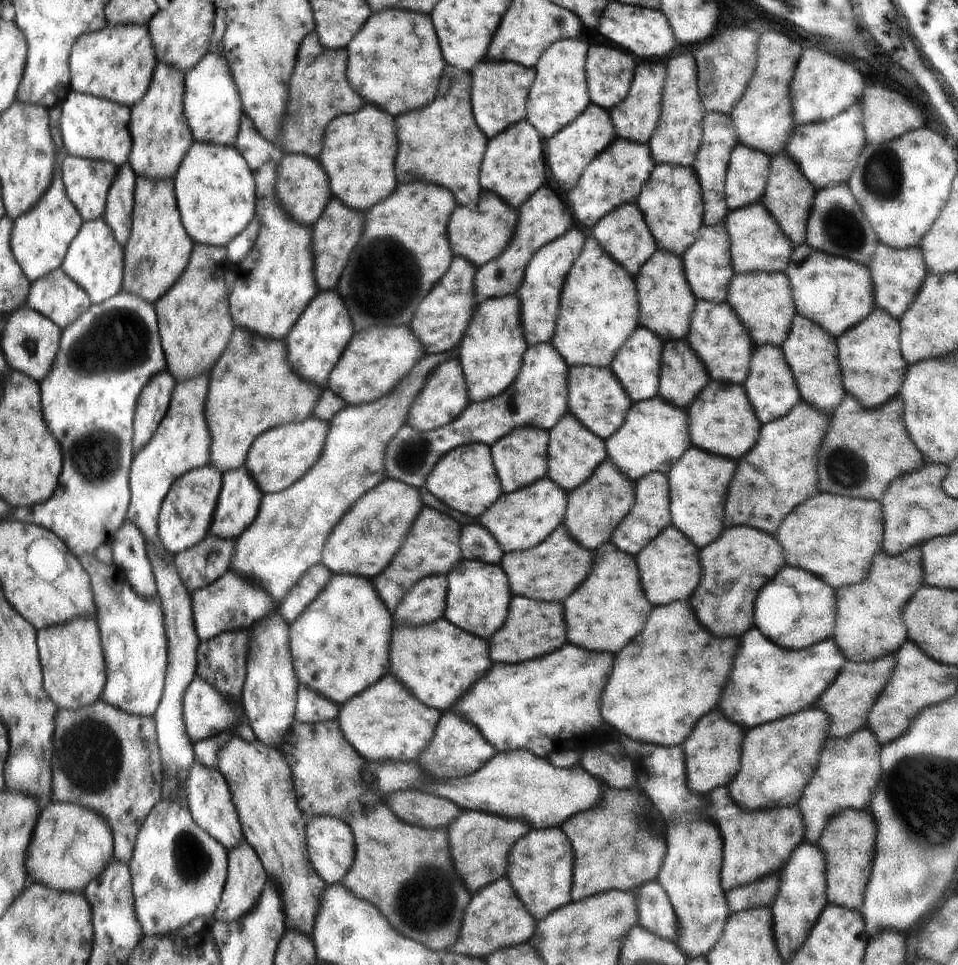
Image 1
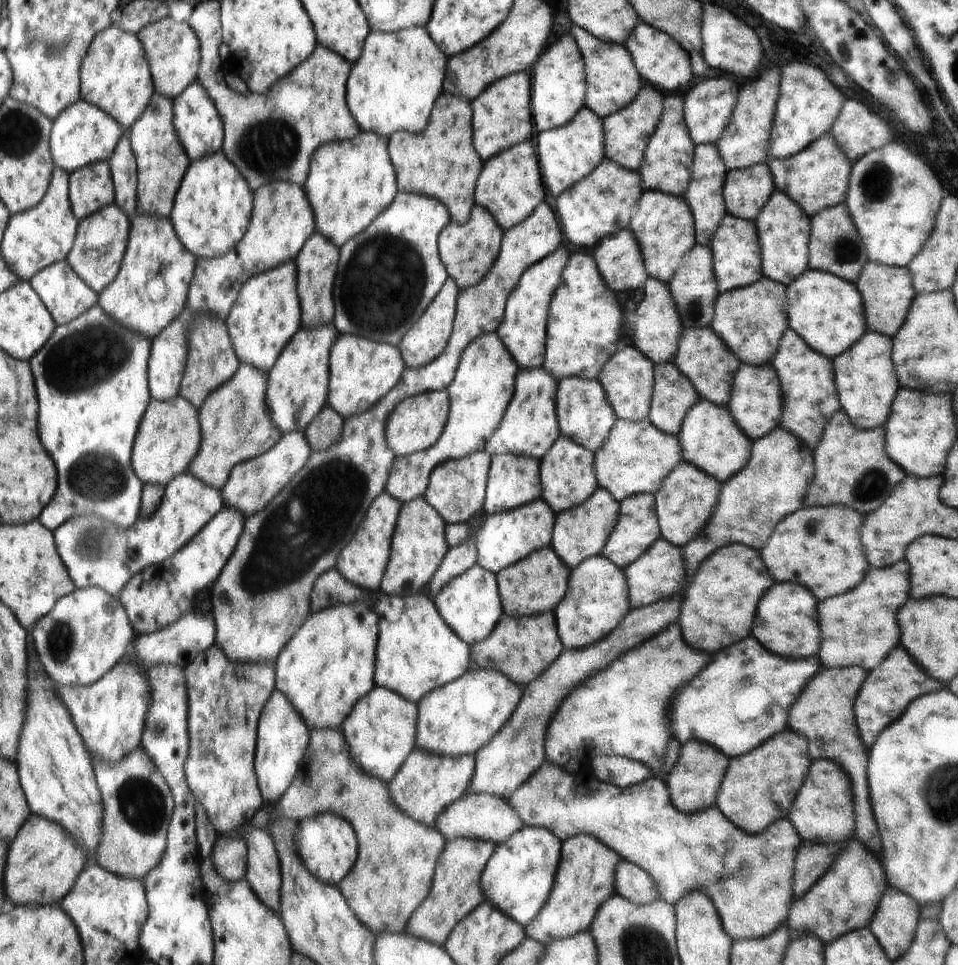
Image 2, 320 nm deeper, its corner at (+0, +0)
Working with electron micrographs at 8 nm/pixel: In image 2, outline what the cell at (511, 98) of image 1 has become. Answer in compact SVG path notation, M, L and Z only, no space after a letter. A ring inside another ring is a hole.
M527 71L509 74L493 82L485 92L471 100L474 116L474 146L482 159L496 157L506 149L530 139L532 114L530 114L530 76Z

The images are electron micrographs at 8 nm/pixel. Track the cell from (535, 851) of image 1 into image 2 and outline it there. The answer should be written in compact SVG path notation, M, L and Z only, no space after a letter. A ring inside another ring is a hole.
M525 826L508 841L496 844L496 852L481 878L486 900L525 927L550 896L560 862L561 841L551 830Z

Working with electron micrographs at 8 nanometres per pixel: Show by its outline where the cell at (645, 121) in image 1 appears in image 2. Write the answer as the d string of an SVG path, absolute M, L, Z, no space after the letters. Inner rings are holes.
M647 84L641 93L637 94L637 101L620 109L617 113L603 118L605 159L610 159L618 166L630 171L640 170L645 162L645 148L658 126L659 120L665 114L666 91L657 86Z

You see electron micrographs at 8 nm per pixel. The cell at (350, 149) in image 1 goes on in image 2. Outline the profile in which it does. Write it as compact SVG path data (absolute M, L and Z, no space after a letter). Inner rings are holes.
M361 131L352 140L334 141L334 144L326 143L325 145L320 146L320 148L313 154L312 162L309 166L308 180L303 184L304 190L306 190L309 202L312 204L314 210L316 232L324 235L327 239L332 238L332 242L334 242L338 248L341 248L341 246L344 245L344 242L356 237L358 233L364 232L364 230L370 226L370 222L372 222L384 208L388 208L390 202L392 202L394 196L396 196L396 174L394 174L394 168L392 168L392 164L390 164L390 158L388 158L388 150L386 150L386 148L388 148L388 138L382 138L382 136L374 134L374 132Z

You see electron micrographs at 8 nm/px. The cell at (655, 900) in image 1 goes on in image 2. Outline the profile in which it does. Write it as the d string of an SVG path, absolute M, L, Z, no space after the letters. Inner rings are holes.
M622 860L616 868L614 888L618 894L635 903L647 903L659 897L649 874L627 860Z

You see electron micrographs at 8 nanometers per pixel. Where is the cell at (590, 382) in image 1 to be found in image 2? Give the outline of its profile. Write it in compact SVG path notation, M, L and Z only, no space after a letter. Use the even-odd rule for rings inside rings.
M566 377L560 380L558 389L557 418L562 435L595 453L608 440L617 415L609 402L606 390L598 380Z

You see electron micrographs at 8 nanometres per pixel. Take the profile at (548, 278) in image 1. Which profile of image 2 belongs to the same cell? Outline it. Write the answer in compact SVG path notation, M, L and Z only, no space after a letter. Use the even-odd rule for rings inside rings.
M564 246L549 255L550 258L538 261L534 270L530 270L530 274L522 278L522 286L518 286L518 290L513 290L514 298L510 298L510 306L505 306L506 318L502 319L502 330L496 330L520 369L543 366L549 306L556 290L560 288L562 271L568 262L568 252L564 250Z

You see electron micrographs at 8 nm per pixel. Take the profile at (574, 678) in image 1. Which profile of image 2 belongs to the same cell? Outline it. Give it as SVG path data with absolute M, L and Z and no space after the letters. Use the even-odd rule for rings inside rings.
M469 669L458 682L434 689L418 704L416 747L435 755L476 755L510 720L520 702L520 688L494 670Z

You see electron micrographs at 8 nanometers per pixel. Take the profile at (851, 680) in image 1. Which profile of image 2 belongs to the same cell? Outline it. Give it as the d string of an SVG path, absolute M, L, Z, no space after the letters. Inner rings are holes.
M862 667L820 669L822 674L818 674L818 678L810 682L810 690L806 690L806 694L802 694L802 702L794 706L794 714L789 714L790 726L787 728L805 736L809 743L809 756L813 761L830 759L846 770L853 785L856 810L854 836L884 861L881 852L883 848L881 834L873 815L872 796L869 794L868 766L871 752L862 738L855 714L857 696L868 678L868 671Z

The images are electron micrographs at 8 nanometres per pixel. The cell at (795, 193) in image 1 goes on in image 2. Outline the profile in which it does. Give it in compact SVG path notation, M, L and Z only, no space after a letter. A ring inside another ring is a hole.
M776 191L761 209L756 226L762 246L763 276L788 286L809 268L810 218L785 192Z

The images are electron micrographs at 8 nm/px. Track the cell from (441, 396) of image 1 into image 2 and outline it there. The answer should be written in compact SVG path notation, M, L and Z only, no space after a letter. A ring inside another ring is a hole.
M447 389L420 393L413 397L406 397L392 411L386 422L386 438L388 445L396 456L413 455L414 453L430 449L441 438L448 424L451 408L450 394Z

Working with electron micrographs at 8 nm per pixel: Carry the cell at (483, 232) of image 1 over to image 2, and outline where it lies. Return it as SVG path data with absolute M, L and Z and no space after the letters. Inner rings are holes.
M474 206L472 216L464 224L449 222L446 234L442 234L442 262L446 262L446 270L450 270L450 278L457 283L459 290L477 285L488 274L490 267L500 256L501 242L505 231L496 222L491 212L483 206Z

